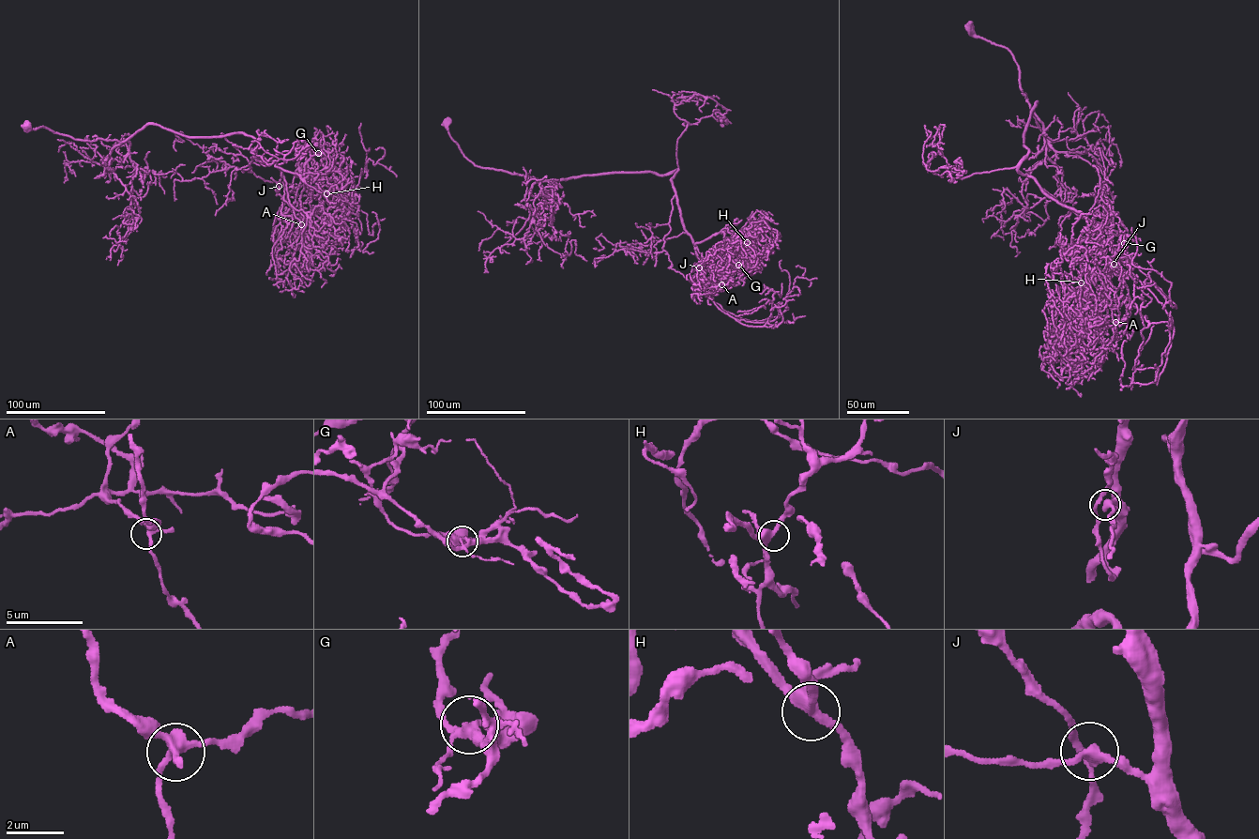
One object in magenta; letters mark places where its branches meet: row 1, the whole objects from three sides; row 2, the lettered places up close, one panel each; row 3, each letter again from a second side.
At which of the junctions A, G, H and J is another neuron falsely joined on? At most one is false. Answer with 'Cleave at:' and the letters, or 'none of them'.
Cleave at: G

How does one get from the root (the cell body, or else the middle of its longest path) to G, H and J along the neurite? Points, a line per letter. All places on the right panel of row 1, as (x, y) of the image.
G: (970, 28), (1008, 50), (1031, 112), (1037, 102), (1018, 170), (1106, 232), (1110, 270), (1124, 233), (1124, 243)
H: (970, 28), (1008, 50), (1031, 112), (1037, 102), (1018, 170), (1096, 225), (1073, 251), (1081, 282)
J: (970, 28), (1008, 50), (1031, 112), (1037, 102), (1018, 170), (1099, 224), (1114, 247), (1114, 264)

